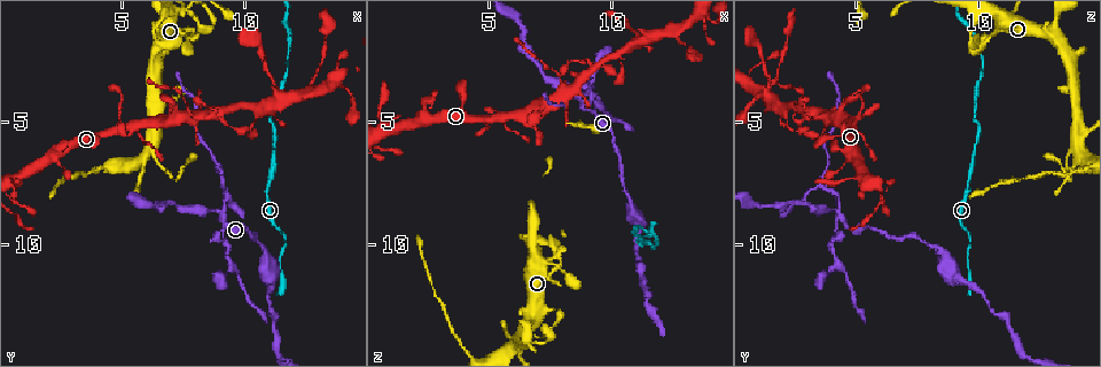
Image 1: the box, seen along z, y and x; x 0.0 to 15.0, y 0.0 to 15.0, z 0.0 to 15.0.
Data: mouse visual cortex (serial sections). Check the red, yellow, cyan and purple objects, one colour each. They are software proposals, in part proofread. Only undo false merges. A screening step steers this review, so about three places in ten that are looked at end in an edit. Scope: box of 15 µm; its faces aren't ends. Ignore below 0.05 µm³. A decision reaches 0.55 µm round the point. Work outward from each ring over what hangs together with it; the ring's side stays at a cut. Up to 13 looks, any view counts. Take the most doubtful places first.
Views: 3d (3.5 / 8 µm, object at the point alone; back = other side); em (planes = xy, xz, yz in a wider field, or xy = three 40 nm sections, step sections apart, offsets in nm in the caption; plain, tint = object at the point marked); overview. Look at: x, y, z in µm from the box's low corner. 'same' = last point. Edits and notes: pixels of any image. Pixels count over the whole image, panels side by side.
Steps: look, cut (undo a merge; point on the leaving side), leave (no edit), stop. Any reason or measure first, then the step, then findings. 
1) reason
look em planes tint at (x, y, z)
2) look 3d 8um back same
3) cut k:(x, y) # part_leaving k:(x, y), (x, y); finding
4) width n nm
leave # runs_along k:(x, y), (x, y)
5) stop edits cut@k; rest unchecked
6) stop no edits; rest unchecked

four arms meet
look 3d 3.5um back at (9.0, 8.9, 4.4)

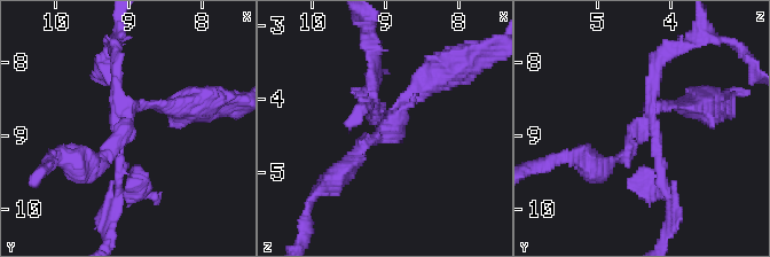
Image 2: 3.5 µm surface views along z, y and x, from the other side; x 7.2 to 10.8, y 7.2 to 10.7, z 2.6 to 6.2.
arms 4; arm_widths 100, 150, 150, 200 nm; shape alone is not enough
look em planes tint at (9.00, 8.95, 4.35)

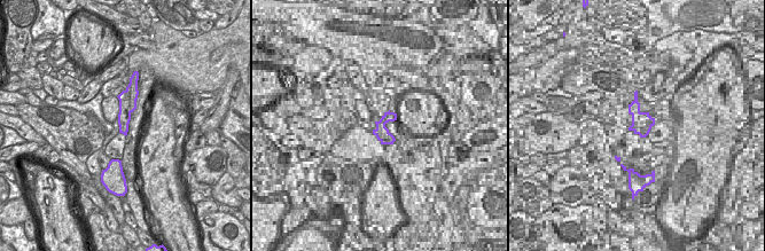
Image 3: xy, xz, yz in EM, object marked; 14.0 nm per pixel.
cut 2:(647, 172) # border 3:(131, 84), (130, 111); a second cell is stuck on

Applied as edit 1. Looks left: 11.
thin arm on a thick one
look 3d 8um back at (8.1, 4.7, 3.7)

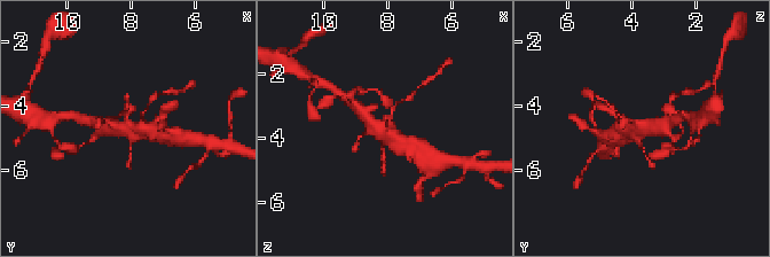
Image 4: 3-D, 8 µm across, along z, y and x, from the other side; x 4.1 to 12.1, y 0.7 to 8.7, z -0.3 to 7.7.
look em xy step 3 tint at (8.0, 4.7, 3.8)

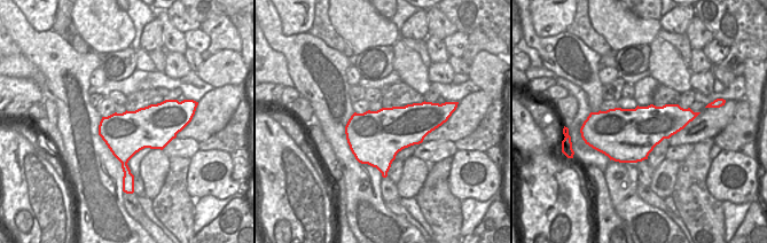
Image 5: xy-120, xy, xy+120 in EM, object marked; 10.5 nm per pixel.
leave # runs_along 4:(414, 152), (360, 110); one cell here

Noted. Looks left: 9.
side arm on a straight run
look 3d 3.5um at (12.4, 3.9, 1.4)

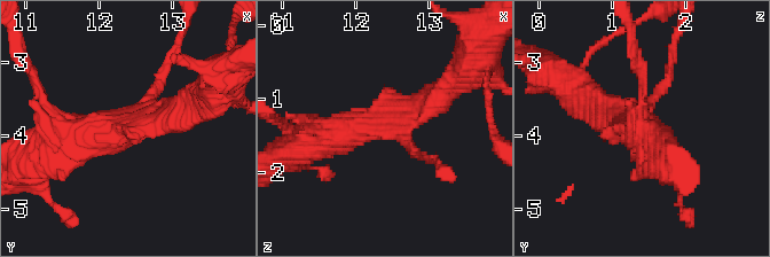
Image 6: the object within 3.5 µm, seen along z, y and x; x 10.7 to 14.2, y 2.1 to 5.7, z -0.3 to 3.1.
now the EM
look em xy step 5 tint at (12.45, 3.85, 1.35)

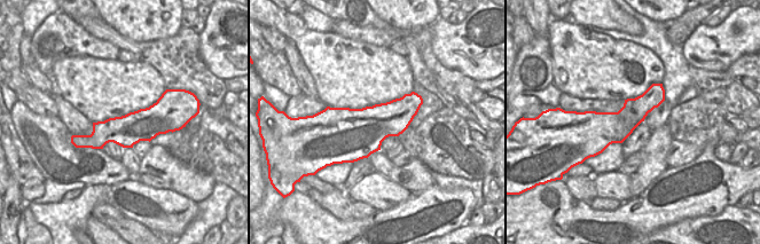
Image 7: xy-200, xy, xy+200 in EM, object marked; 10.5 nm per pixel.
leave # continuous, no second cell

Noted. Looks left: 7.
narrows sharply
look 3d 3.5um at (9.5, 5.2, 2.7)

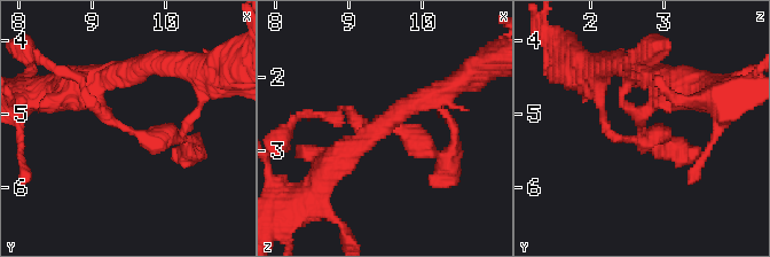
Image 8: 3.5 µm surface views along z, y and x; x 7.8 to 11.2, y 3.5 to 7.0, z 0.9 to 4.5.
arms 3; arm_widths 100, 250, 450 nm; need the tissue
look em xy step 1 tint at (9.45, 5.15, 2.70)

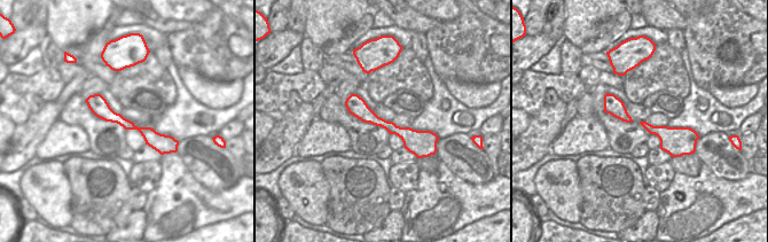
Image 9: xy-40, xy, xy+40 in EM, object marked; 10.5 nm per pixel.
look em planes tint same

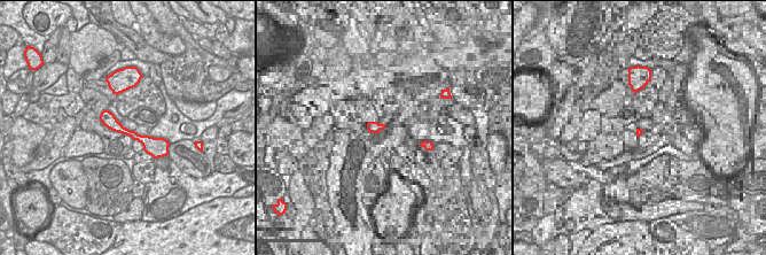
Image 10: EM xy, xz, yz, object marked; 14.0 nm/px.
leave # runs_along 8:(77, 86), (112, 122), (186, 146); continuous, no second cell

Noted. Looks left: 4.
thick turns thin
look 3d 3.5um at (4.1, 7.0, 14.4)

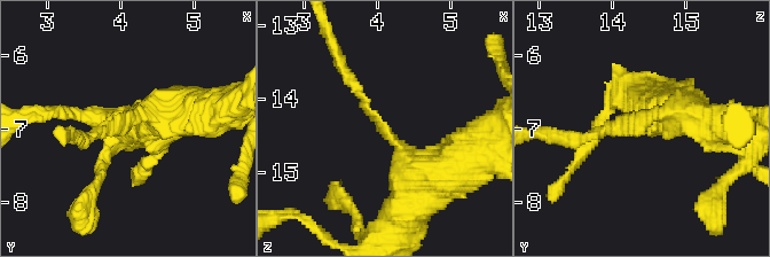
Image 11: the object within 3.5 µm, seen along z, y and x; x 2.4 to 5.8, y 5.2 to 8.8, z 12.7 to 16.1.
arm_widths 150, 450 nm
look em xy step 1 tint at (4.05, 6.95, 14.40)

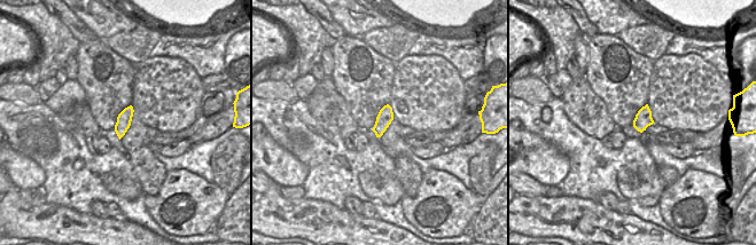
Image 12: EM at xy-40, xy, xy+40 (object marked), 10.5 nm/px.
look em planes tint same

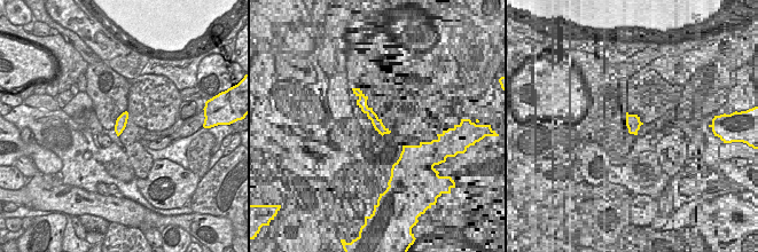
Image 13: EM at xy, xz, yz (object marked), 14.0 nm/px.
cut 11:(345, 74) # two cells meet here

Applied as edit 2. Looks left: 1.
stop edits cut@2, cut@11; rest unchecked

